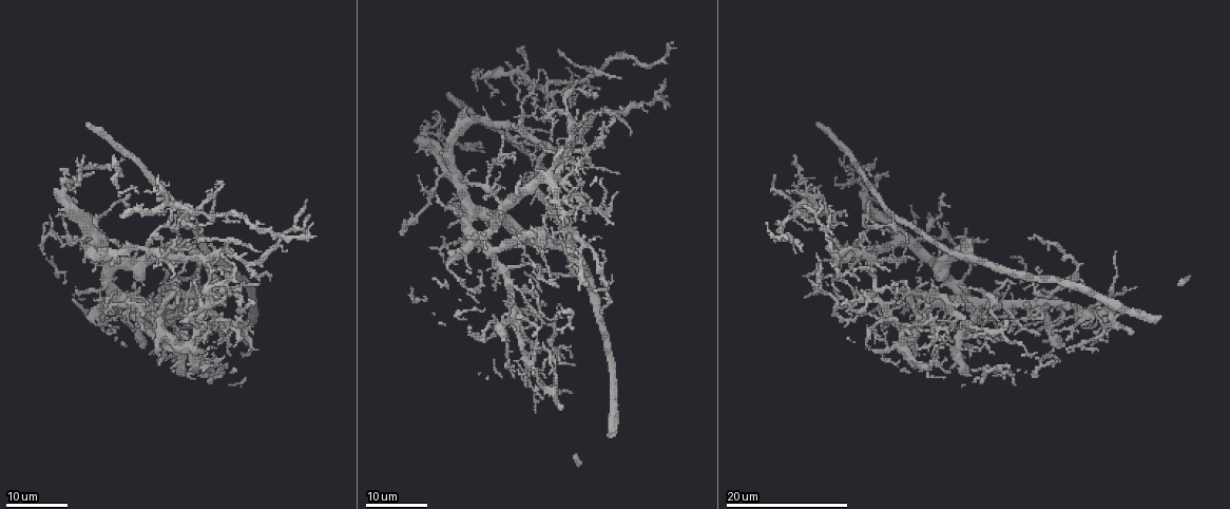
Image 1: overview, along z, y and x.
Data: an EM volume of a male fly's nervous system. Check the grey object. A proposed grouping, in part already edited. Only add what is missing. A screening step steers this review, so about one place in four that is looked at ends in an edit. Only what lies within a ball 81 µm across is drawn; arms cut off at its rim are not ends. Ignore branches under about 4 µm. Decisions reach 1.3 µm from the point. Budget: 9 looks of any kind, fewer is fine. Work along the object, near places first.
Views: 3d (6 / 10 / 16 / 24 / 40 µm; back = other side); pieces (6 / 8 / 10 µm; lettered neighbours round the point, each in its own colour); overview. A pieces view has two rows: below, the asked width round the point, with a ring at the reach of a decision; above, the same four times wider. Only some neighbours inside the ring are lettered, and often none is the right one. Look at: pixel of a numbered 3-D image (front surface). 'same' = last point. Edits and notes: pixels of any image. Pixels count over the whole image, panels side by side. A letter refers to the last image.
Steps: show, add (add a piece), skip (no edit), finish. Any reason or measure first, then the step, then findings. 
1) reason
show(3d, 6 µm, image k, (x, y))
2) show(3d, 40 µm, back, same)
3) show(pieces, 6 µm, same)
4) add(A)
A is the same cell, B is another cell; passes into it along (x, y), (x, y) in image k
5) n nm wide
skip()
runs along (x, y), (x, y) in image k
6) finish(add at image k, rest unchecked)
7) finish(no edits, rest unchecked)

show(3d, 24 µm, image 1, (951, 340))

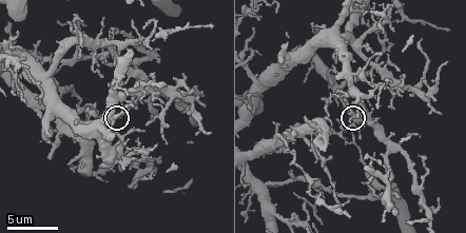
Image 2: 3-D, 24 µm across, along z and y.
show(pieces, 6 µm, image 2, (351, 120))

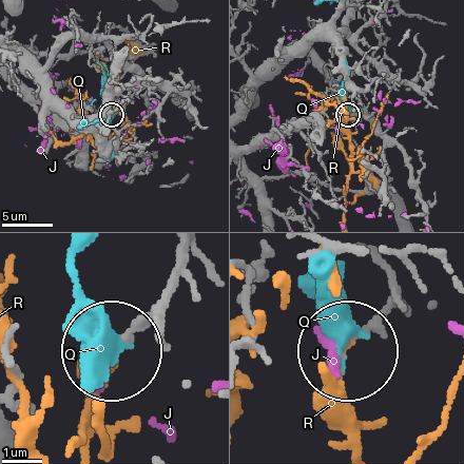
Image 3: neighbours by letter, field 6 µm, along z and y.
skip()
J, Q and R are other cells; runs along (391, 311), (345, 351) in image 3; no lettered piece goes on from it

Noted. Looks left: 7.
thin end
show(3d, 24 µm, image 1, (557, 303))

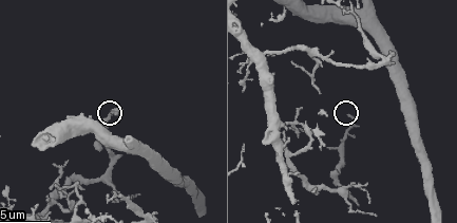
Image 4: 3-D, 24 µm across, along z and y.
show(pieces, 6 µm, image 4, (351, 116))

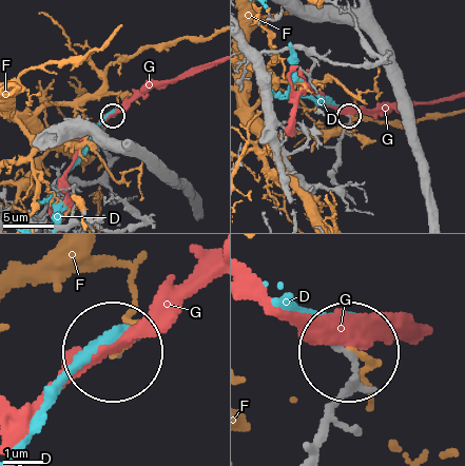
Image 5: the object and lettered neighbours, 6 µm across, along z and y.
170 nm wide
skip()
D, F and G are other cells; runs along (313, 452), (353, 355) in image 5; no lettered piece goes on from it

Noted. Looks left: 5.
branch stops here
show(3d, 16 µm, image 1, (95, 166))

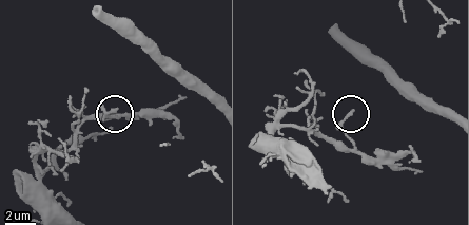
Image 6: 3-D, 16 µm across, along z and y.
show(pieces, 6 µm, image 6, (354, 109))

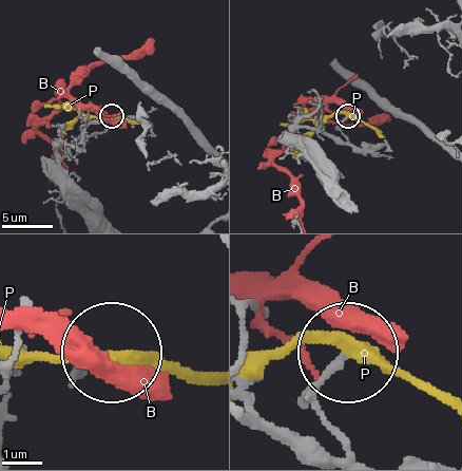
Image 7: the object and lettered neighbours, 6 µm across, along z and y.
skip()
B and P are other cells; none of them fits

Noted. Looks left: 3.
long arm stops here
show(pieces, 8 µm, image 2, (212, 133))

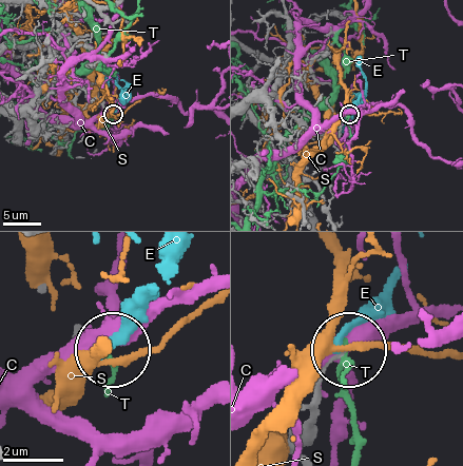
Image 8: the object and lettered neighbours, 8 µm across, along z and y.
140 nm wide
skip()
C, E, S and T are other cells; no lettered piece goes on from it

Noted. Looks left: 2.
finish(no edits, rest unchecked)

